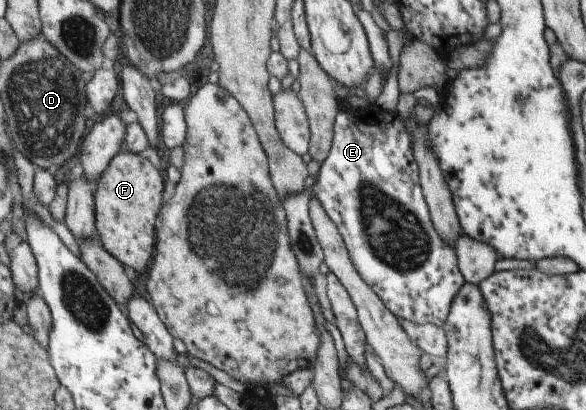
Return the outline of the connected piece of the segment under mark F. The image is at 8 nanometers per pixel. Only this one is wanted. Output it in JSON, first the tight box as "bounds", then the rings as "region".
{"bounds":[93,151,164,273],"region":[[[120,151],[110,159],[108,167],[102,171],[102,175],[93,185],[94,227],[102,246],[118,263],[131,267],[137,273],[144,272],[154,251],[155,225],[161,206],[163,179],[164,176],[150,164],[148,159],[135,153]]]}

